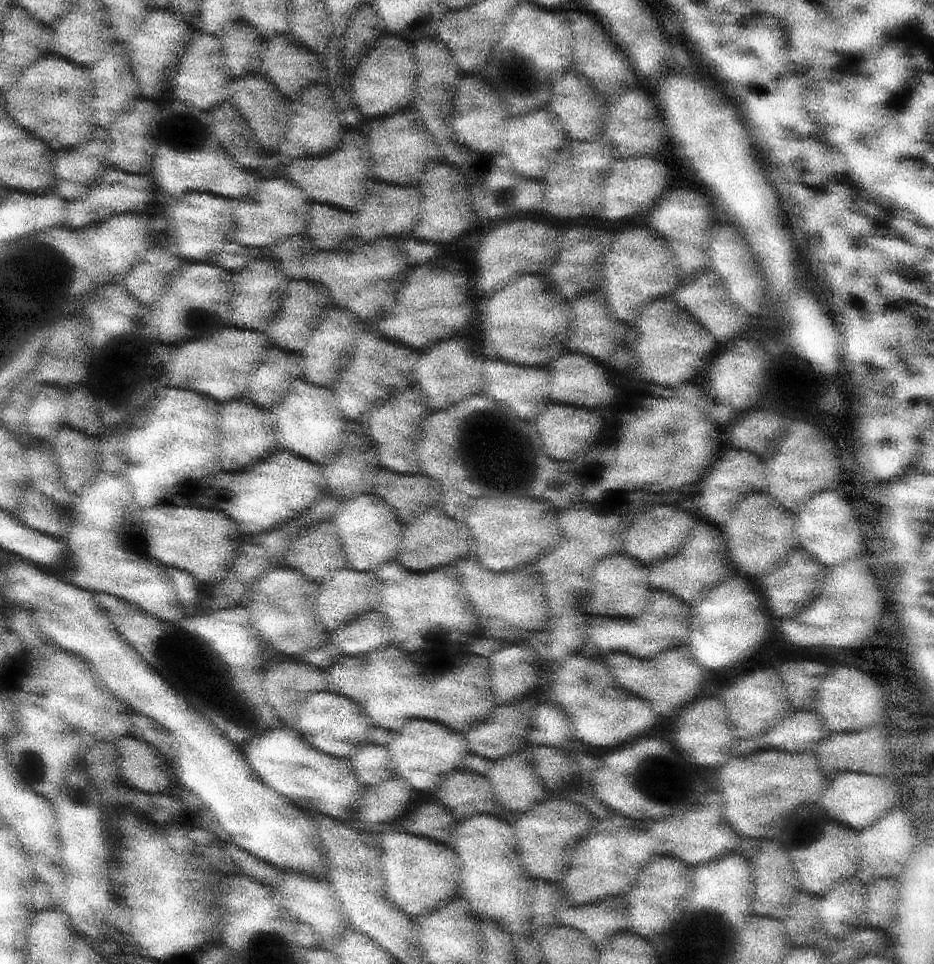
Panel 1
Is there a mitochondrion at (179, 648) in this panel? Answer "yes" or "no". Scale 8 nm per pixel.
yes

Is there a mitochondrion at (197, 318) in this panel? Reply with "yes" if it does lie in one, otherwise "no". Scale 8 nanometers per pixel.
yes

